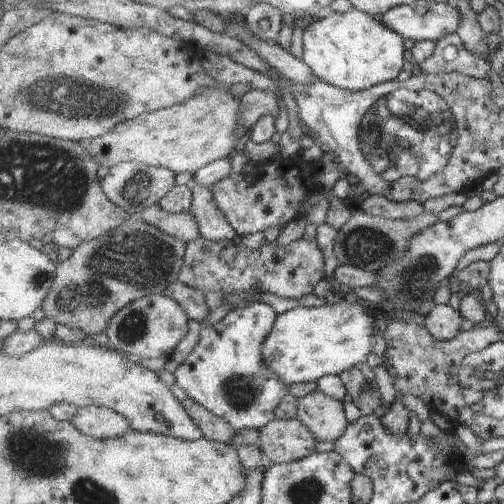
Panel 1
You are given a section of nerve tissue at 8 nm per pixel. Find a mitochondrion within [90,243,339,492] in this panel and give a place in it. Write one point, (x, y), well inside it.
(241, 391)

